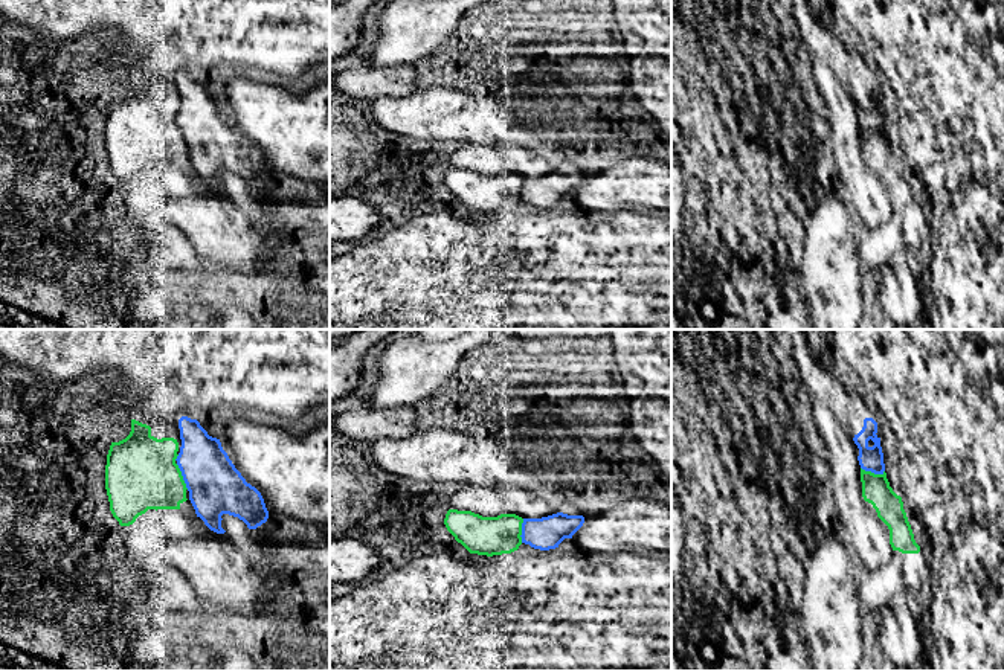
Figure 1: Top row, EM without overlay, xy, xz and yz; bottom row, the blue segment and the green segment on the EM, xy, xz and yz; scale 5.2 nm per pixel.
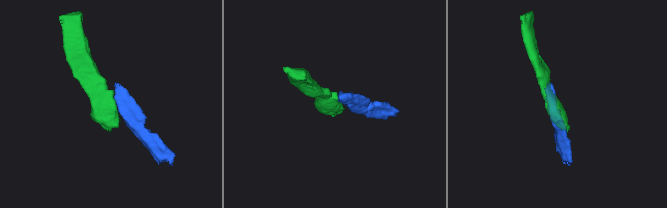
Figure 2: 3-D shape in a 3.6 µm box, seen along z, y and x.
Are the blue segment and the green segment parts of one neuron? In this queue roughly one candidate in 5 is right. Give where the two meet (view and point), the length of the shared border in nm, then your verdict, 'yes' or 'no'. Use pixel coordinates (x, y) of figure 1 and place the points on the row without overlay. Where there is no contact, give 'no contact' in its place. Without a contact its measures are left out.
xy (182, 133) | 150 nm | no

